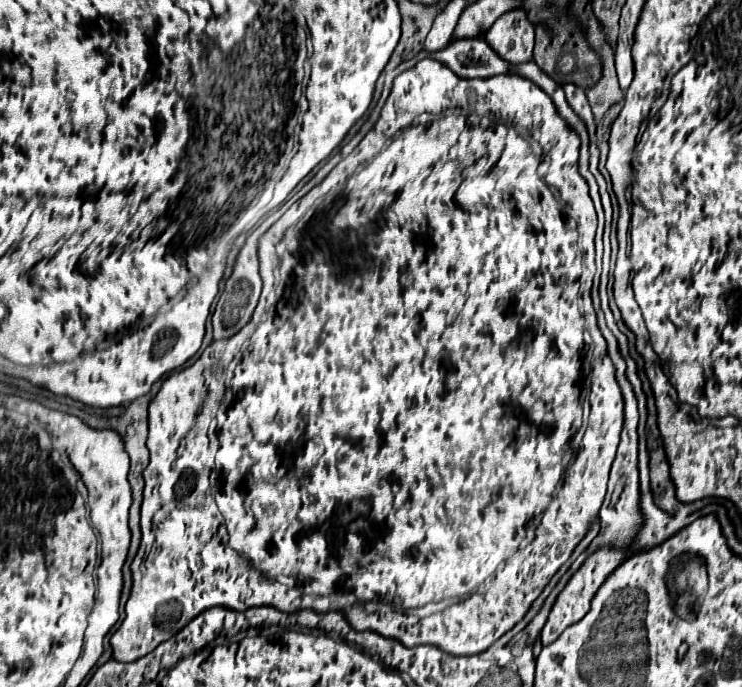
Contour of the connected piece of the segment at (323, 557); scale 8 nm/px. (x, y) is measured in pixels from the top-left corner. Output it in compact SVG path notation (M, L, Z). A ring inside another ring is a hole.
M423 59L393 81L393 89L373 129L363 137L353 153L309 191L309 197L313 199L311 209L303 217L295 219L289 227L287 223L285 229L270 227L260 237L257 253L263 288L257 305L268 305L263 321L258 321L262 315L254 312L249 322L259 322L257 327L246 325L225 341L213 341L203 351L199 361L169 375L149 403L147 449L151 453L151 461L143 471L145 495L141 505L141 533L145 539L141 541L141 549L131 563L133 587L125 605L127 615L121 627L111 635L115 661L131 663L145 657L157 645L179 633L191 619L211 607L225 607L231 611L275 607L283 613L295 613L301 609L315 609L321 613L341 611L355 631L373 631L395 639L405 647L435 645L451 655L481 653L495 639L507 633L515 621L523 619L531 603L541 595L557 569L569 559L569 553L573 553L575 545L585 537L591 521L597 517L607 491L609 469L615 459L619 433L623 427L623 397L615 381L615 367L607 357L605 339L595 321L595 311L585 301L585 319L579 313L579 293L591 293L596 273L594 241L597 213L589 197L589 185L577 171L577 159L579 135L559 117L551 97L535 83L529 83L529 79L515 75L461 79L435 59ZM513 125L527 129L530 136L525 137ZM334 201L333 213L329 213L323 227L323 210ZM588 370L591 371L591 393L585 391ZM227 375L233 375L233 379L229 379L229 395L224 397ZM588 395L591 403L589 425L585 423L588 413L583 410ZM204 404L219 409L213 423L213 439L191 441L187 435L189 427L193 427L193 419L197 419ZM563 473L563 485L551 499L551 487L557 487ZM270 570L276 570L275 581L279 583L273 583L273 579L265 575Z

